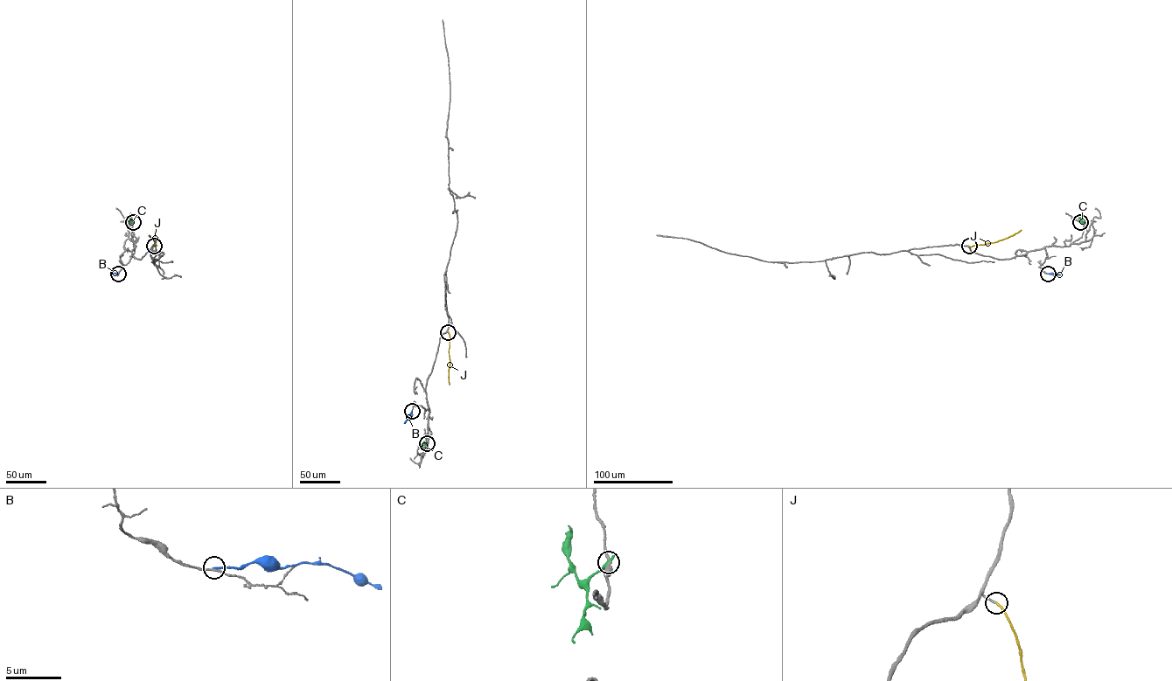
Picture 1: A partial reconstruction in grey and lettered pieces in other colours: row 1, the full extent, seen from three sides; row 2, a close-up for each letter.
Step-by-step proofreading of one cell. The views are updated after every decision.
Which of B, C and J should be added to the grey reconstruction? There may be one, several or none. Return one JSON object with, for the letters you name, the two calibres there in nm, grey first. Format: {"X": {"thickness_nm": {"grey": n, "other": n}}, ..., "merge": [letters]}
{"J": {"thickness_nm": {"grey": 160, "other": 170}}, "merge": ["J"]}

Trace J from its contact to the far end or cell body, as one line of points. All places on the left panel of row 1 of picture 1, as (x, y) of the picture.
J: (154, 246), (156, 230)

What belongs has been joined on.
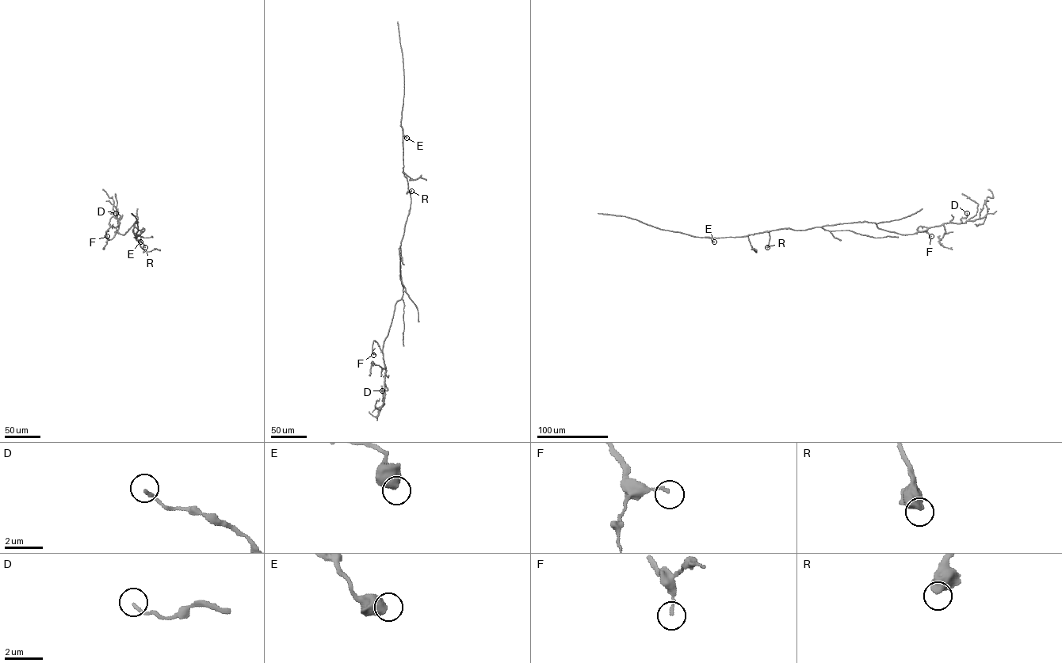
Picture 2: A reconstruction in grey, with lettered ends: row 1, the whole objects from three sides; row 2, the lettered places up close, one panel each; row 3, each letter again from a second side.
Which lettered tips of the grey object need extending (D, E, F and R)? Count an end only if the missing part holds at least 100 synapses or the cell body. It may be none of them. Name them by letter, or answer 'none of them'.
none of them

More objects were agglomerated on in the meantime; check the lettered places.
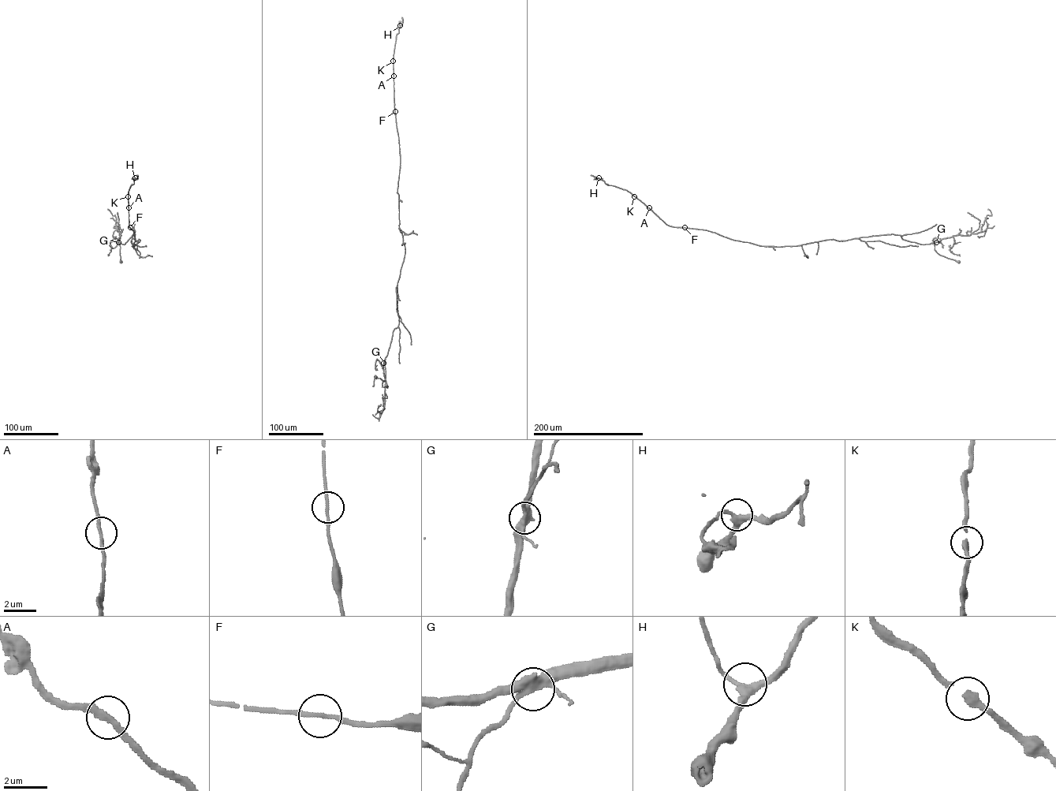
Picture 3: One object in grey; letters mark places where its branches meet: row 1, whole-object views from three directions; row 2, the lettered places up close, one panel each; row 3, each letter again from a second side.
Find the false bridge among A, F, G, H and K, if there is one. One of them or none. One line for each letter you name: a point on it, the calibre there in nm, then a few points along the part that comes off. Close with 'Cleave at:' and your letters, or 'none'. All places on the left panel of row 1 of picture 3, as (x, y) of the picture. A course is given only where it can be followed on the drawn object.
Cleave at: none

